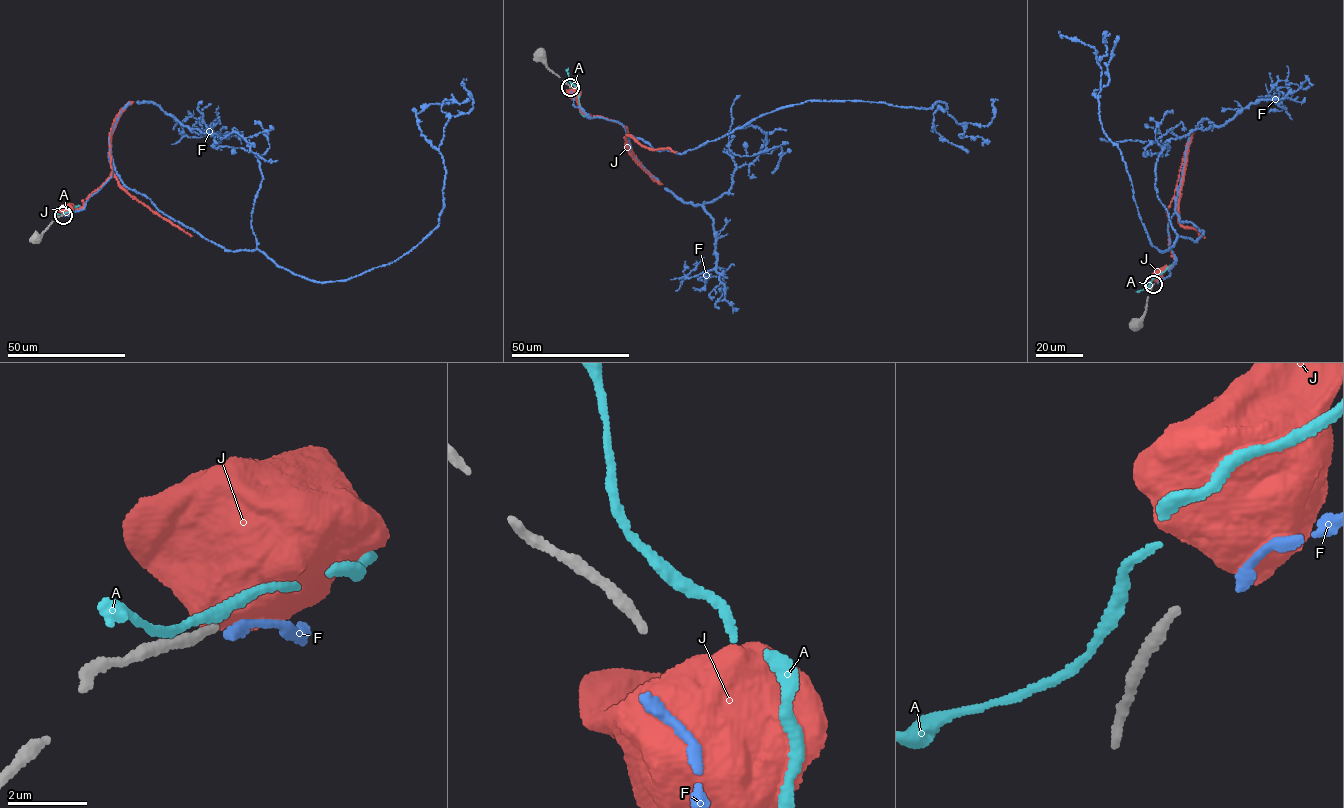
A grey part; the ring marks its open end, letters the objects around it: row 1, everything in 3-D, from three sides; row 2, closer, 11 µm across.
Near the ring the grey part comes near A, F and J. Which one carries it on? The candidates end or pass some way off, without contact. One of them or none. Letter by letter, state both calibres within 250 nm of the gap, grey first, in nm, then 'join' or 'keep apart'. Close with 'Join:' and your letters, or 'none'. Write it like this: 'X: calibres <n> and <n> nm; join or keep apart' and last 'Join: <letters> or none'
A: calibres 220 and 280 nm; keep apart
F: calibres 220 and 280 nm; keep apart
J: calibres 220 and 1000 nm; keep apart
Join: none

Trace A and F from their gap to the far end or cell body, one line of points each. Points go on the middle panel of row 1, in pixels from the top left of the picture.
A: (571, 84), (578, 89), (580, 112), (584, 116)
F: (570, 91), (659, 150), (753, 125), (767, 149), (784, 144), (704, 202), (716, 266), (686, 277), (703, 257)

